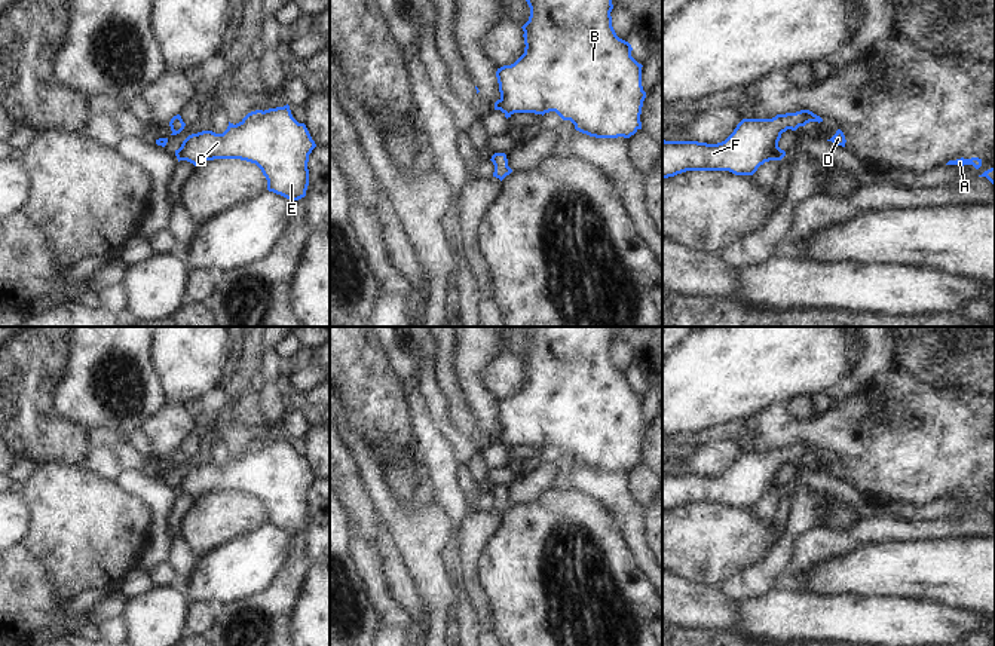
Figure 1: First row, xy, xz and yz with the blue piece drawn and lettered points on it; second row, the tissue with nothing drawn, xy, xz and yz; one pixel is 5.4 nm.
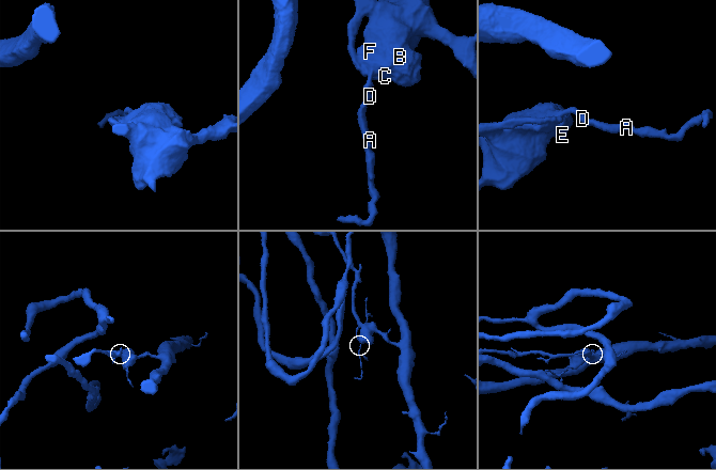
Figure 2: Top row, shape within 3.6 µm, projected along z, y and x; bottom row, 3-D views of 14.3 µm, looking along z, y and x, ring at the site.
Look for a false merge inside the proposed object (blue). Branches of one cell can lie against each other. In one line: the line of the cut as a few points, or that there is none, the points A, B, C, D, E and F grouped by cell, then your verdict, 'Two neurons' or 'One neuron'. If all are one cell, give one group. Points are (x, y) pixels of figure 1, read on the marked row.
No split. Groups: A B C D E F. One neuron.

